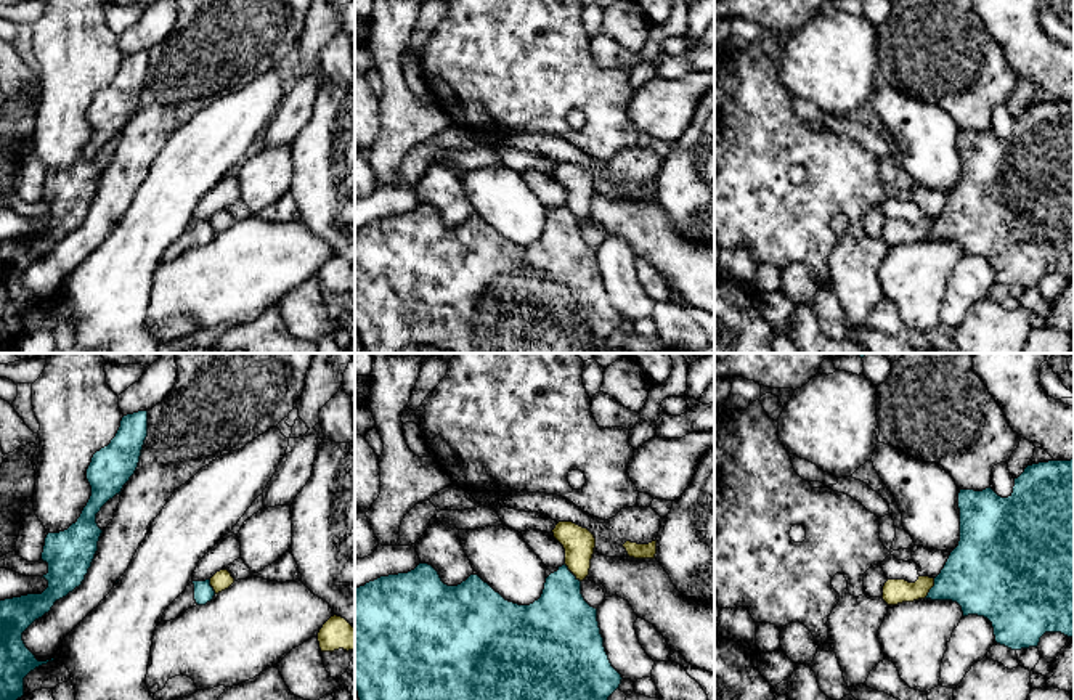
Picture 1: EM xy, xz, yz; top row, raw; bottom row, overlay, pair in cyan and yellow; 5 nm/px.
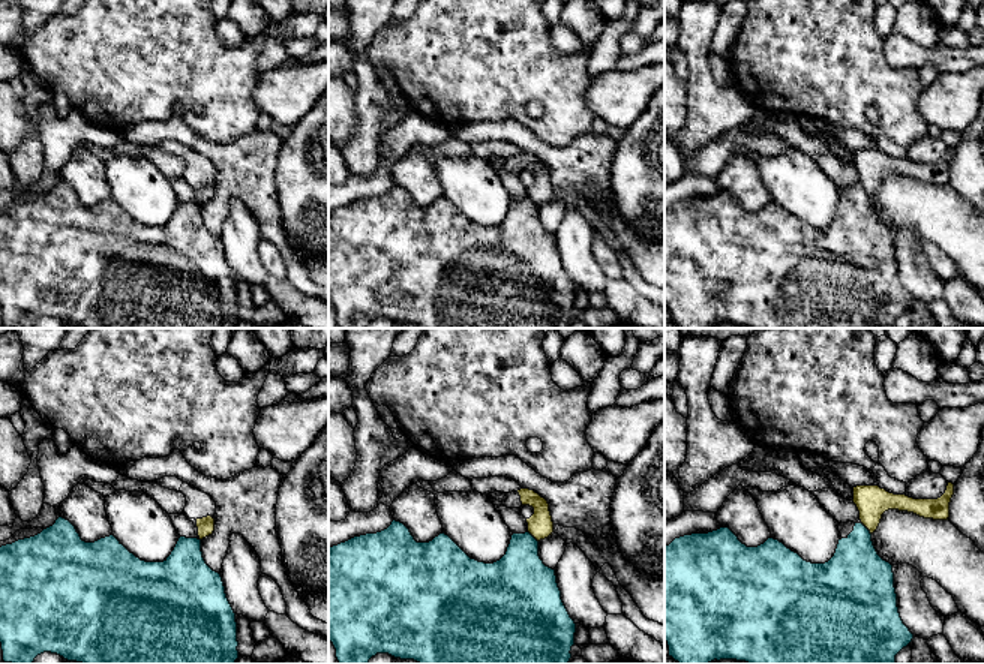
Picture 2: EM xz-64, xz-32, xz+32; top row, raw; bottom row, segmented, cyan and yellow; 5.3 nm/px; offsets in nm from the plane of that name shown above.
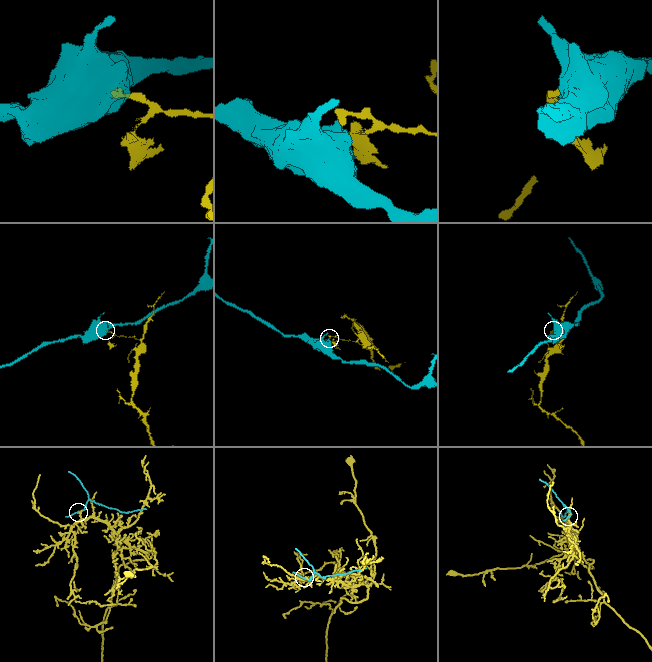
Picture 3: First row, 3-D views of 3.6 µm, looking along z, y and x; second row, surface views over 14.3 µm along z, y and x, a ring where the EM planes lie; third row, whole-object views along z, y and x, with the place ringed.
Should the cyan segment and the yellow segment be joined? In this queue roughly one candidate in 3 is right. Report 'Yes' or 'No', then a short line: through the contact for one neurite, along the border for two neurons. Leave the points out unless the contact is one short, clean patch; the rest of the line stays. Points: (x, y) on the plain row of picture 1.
No. Line: yz (935, 219), (935, 223), (923, 238)

